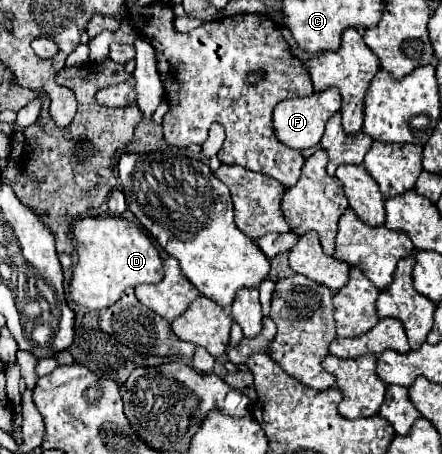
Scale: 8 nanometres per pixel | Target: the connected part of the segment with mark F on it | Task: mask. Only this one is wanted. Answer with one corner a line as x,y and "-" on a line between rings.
328,88
324,92
314,92
304,98
286,98
276,104
274,108
274,130
280,142
296,148
296,150
306,150
310,146
316,146
324,134
324,126
332,114
340,110
342,96
338,88

